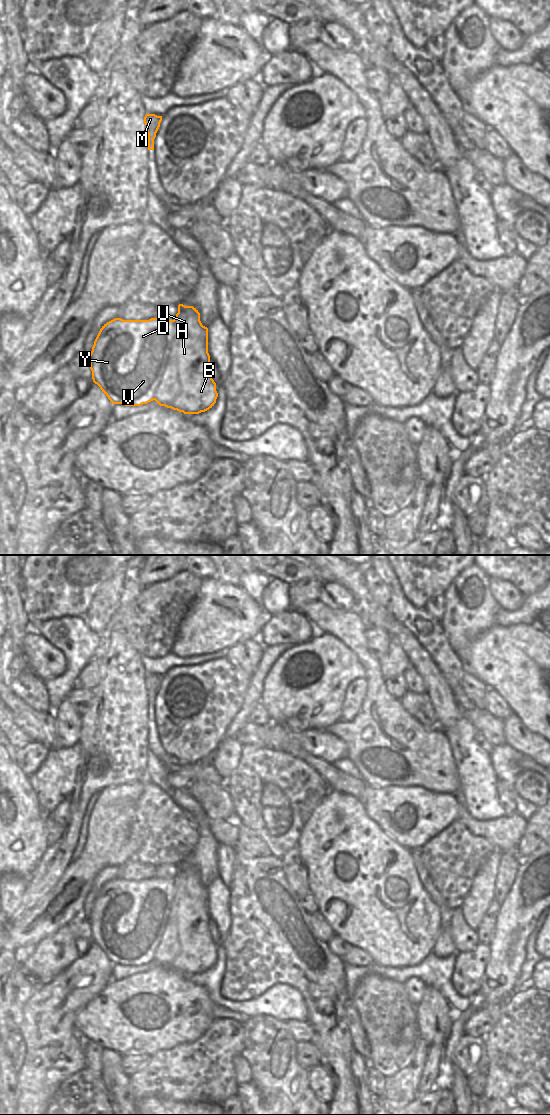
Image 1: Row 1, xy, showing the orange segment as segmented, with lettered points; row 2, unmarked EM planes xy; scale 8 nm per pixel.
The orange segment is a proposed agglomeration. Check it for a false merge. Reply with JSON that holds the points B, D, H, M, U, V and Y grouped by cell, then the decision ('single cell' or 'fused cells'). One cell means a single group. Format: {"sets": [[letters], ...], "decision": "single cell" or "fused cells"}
{"sets": [["B", "H", "M", "U"], ["D", "V", "Y"]], "decision": "fused cells"}

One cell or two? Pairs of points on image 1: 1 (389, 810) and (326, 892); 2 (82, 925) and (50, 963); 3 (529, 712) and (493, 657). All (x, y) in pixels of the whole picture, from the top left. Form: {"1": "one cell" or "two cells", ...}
{"1": "two cells", "2": "one cell", "3": "one cell"}

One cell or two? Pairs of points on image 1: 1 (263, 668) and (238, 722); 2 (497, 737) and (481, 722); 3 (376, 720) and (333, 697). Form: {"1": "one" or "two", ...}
{"1": "one", "2": "one", "3": "two"}

